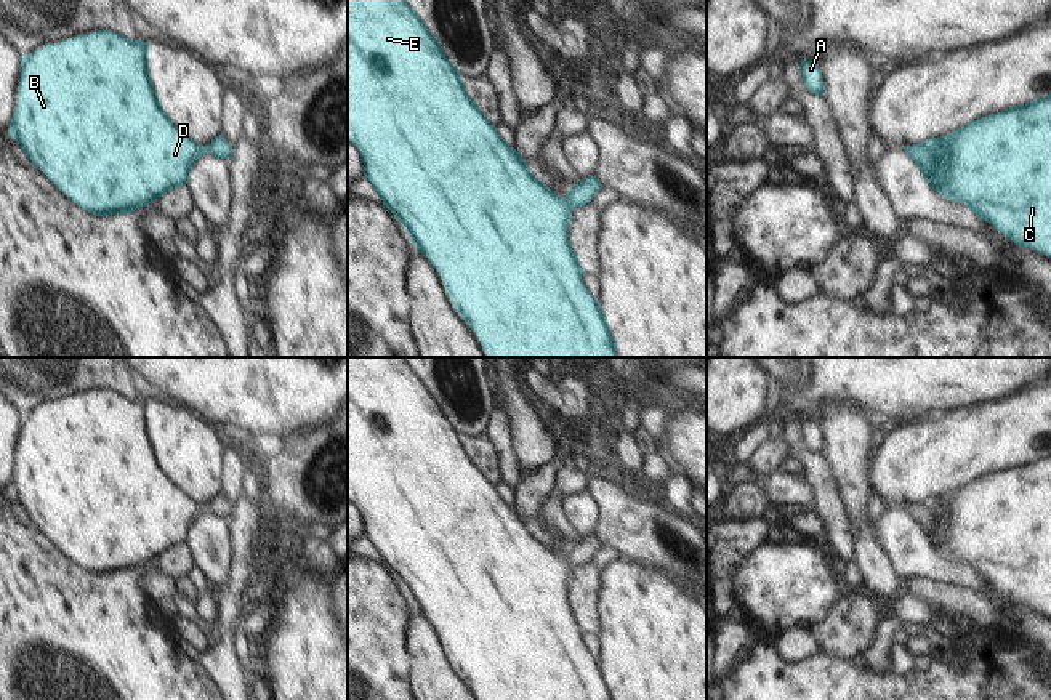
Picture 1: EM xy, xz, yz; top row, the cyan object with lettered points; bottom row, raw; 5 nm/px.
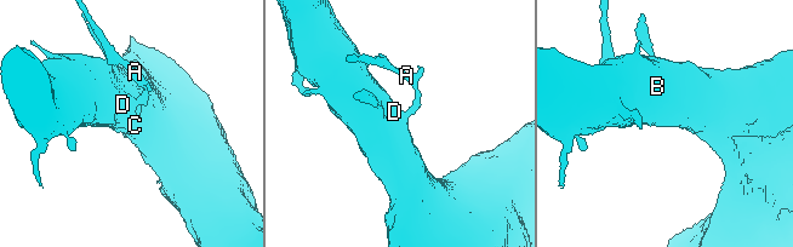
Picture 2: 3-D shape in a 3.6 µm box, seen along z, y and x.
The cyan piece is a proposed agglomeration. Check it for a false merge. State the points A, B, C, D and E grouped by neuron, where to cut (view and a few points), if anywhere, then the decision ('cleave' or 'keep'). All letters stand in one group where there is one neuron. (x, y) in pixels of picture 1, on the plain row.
A B C D E | no cut | keep

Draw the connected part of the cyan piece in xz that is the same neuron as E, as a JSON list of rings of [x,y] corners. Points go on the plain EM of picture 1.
[[[348,357],[348,500],[360,511],[364,537],[409,591],[413,605],[437,628],[453,666],[479,700],[615,700],[601,660],[591,655],[582,638],[585,628],[569,599],[572,569],[591,561],[602,545],[601,540],[596,533],[583,537],[566,556],[559,556],[535,537],[521,513],[498,493],[497,485],[469,457],[463,434],[405,357]]]

